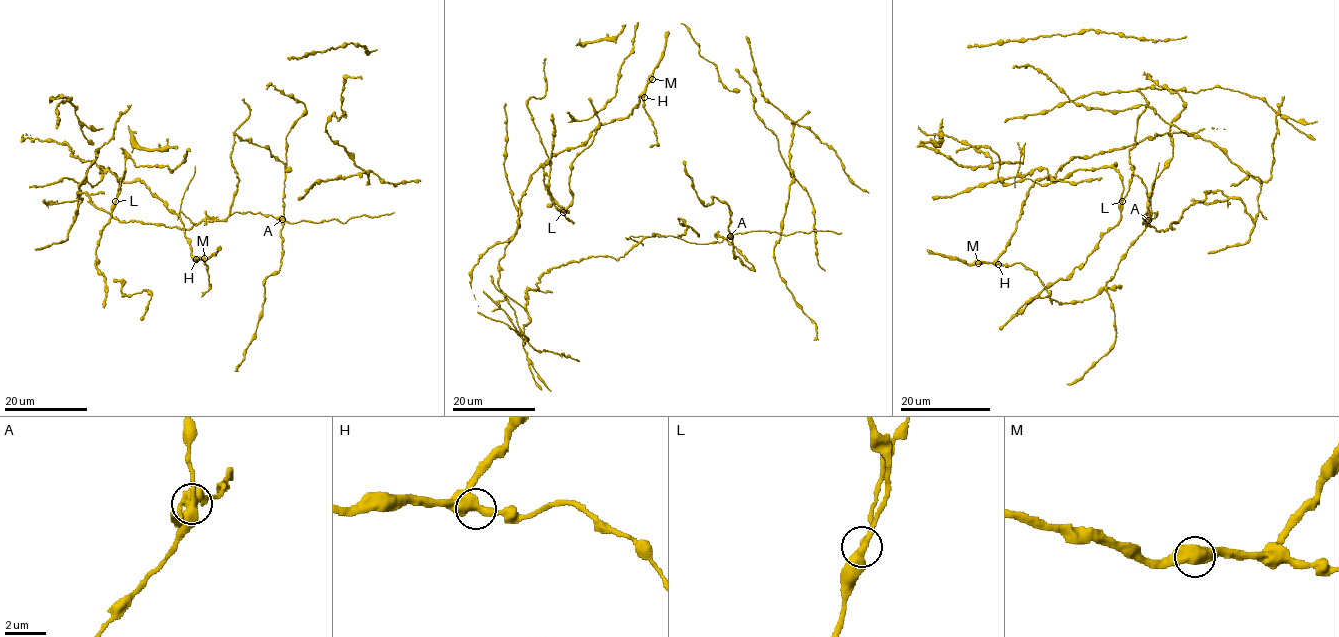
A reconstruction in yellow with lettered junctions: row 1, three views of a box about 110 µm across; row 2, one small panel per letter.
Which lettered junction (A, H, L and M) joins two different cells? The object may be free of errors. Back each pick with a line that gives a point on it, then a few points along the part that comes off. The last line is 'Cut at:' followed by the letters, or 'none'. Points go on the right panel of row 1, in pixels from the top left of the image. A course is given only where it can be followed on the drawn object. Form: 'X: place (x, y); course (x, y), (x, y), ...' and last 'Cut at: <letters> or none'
A: place (1148, 220); course (1148, 220), (1157, 213), (1149, 225), (1174, 229), (1217, 191), (1254, 219), (1284, 96)
Cut at: A

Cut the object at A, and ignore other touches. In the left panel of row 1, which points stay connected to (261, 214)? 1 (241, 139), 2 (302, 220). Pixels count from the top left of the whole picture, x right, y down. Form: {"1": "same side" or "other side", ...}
{"1": "other side", "2": "same side"}

